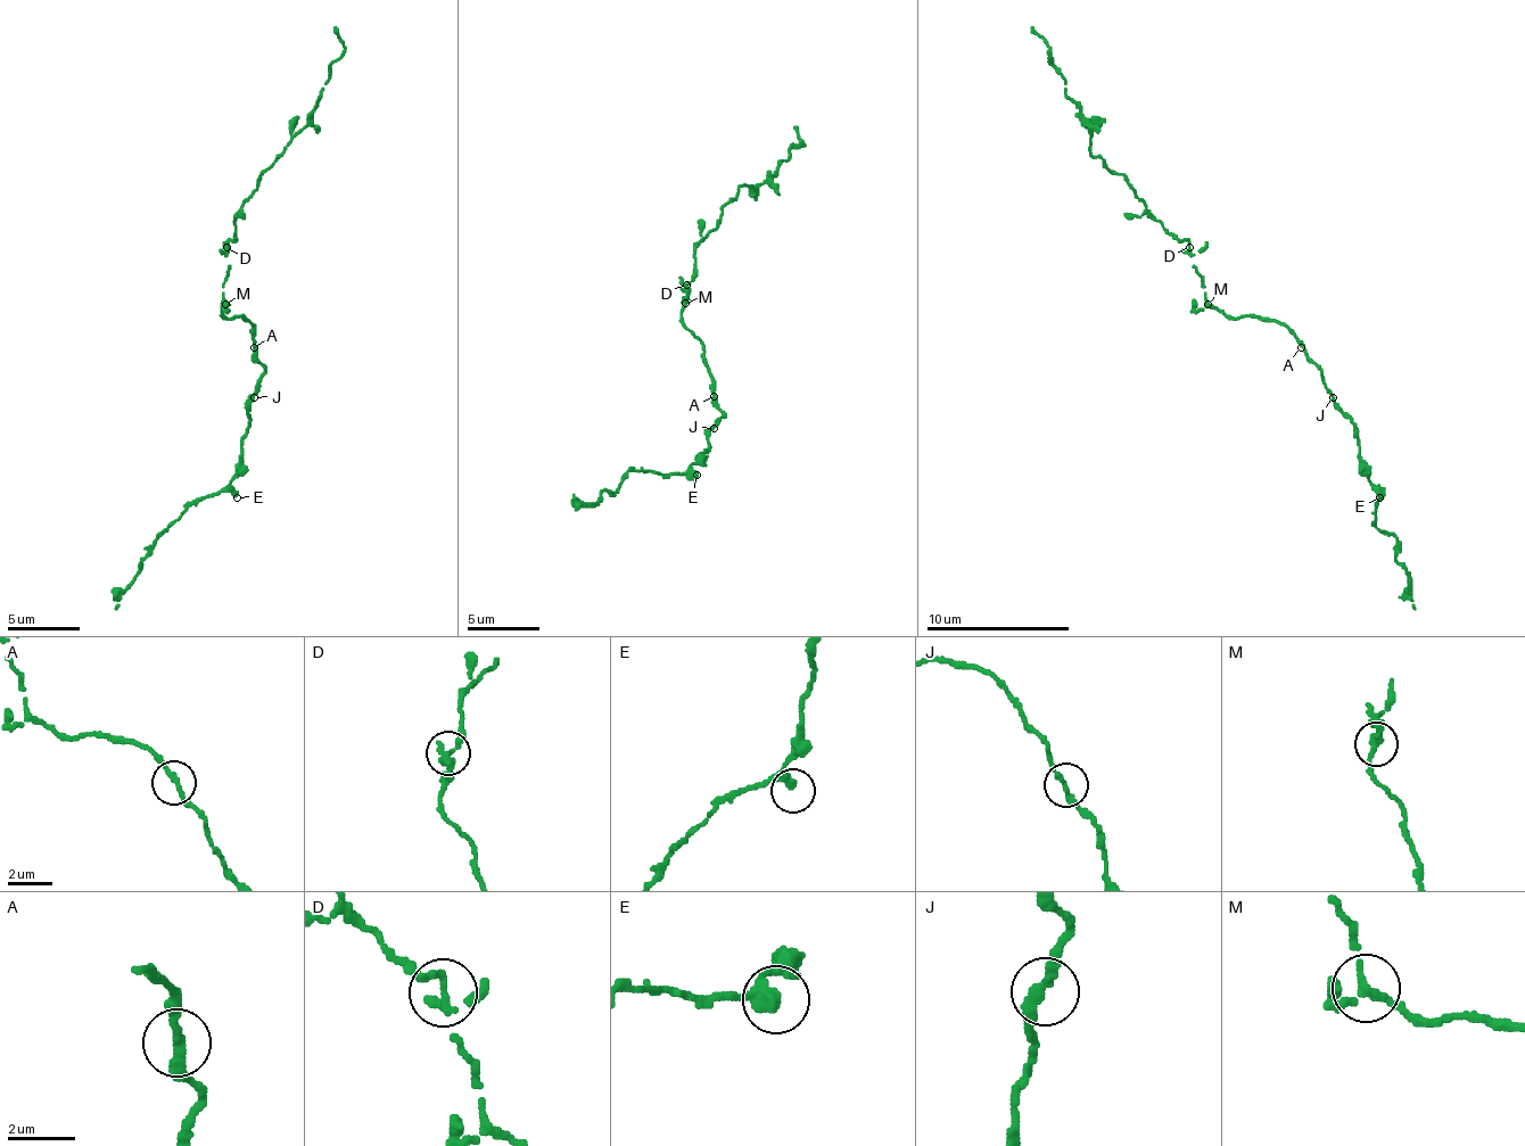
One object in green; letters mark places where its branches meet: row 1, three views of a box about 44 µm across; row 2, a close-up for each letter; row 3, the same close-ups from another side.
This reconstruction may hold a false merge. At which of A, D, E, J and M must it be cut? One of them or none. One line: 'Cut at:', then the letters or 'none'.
Cut at: D

